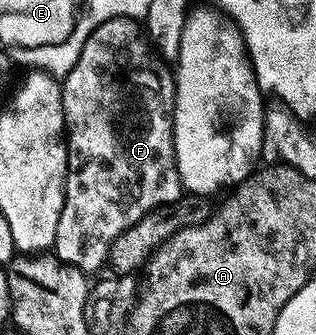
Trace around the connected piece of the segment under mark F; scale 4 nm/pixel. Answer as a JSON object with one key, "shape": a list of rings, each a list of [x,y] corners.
{"shape":[[[121,16],[104,22],[92,33],[76,66],[72,66],[61,86],[66,119],[64,139],[68,145],[66,204],[60,210],[60,226],[56,226],[52,252],[62,263],[93,274],[102,263],[109,261],[110,246],[124,230],[140,222],[149,212],[174,206],[170,204],[184,196],[174,153],[176,80],[152,47],[139,21]]]}

